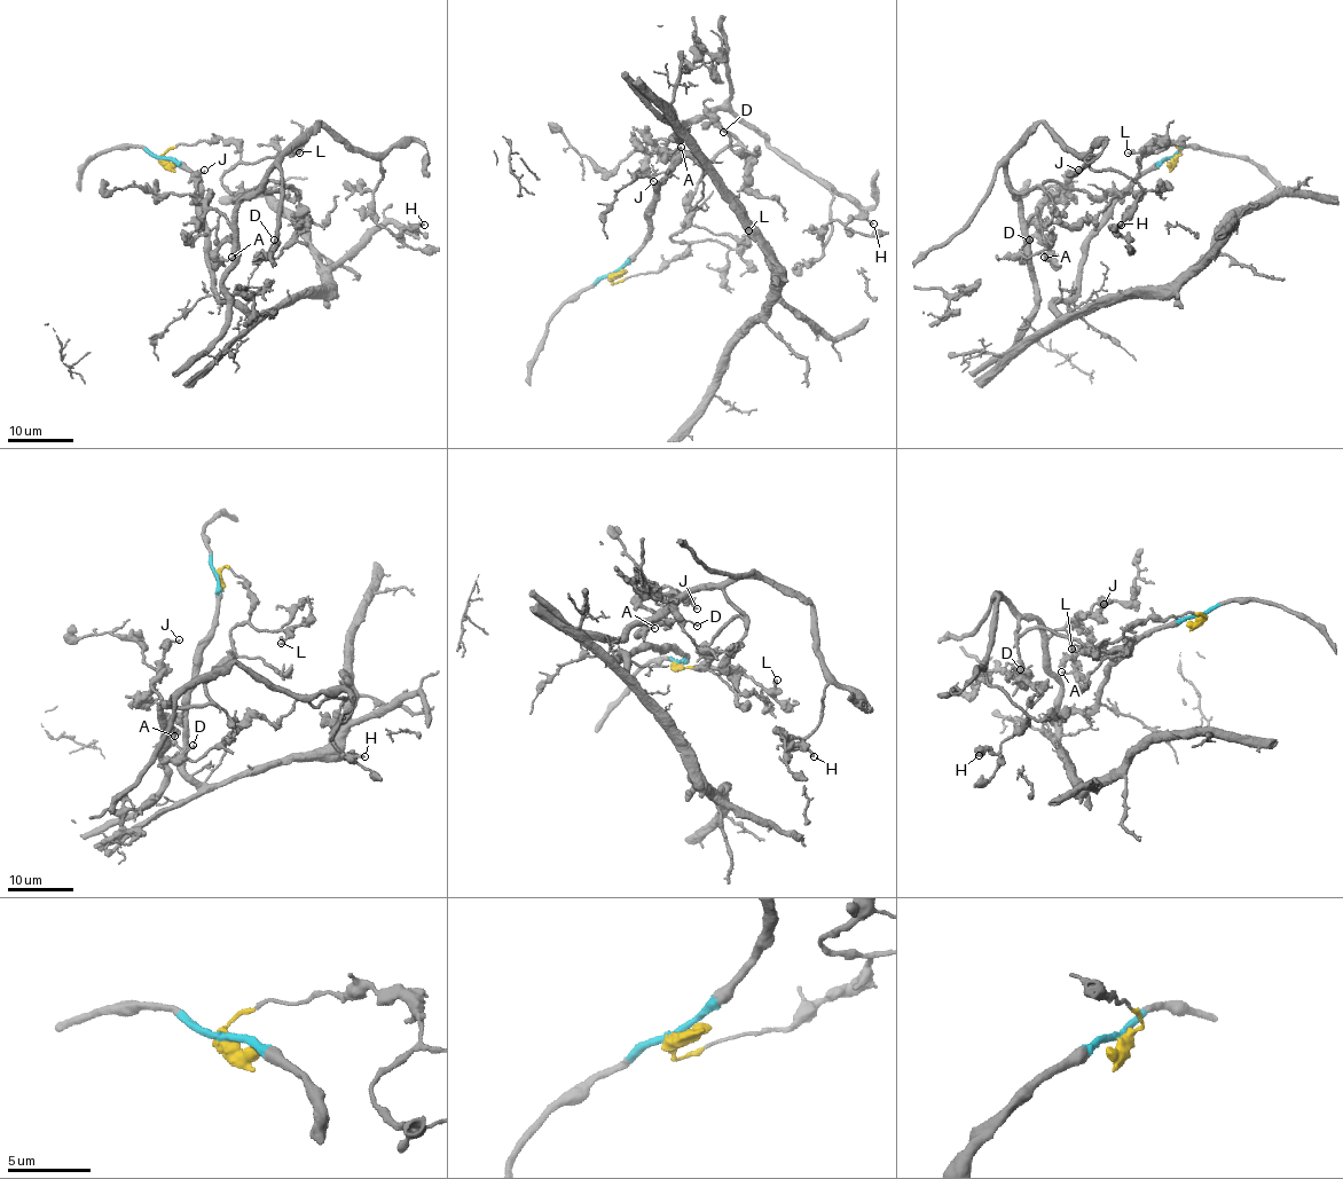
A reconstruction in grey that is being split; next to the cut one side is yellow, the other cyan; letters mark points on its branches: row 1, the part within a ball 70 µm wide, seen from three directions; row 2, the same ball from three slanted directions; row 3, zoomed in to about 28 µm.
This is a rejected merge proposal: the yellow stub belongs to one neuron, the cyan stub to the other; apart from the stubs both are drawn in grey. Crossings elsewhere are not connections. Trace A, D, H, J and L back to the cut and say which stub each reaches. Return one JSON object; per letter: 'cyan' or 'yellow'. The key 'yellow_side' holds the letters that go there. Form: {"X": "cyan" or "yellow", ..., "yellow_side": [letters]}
{"A": "yellow", "D": "yellow", "H": "yellow", "J": "yellow", "L": "yellow", "yellow_side": ["A", "D", "H", "J", "L"]}

